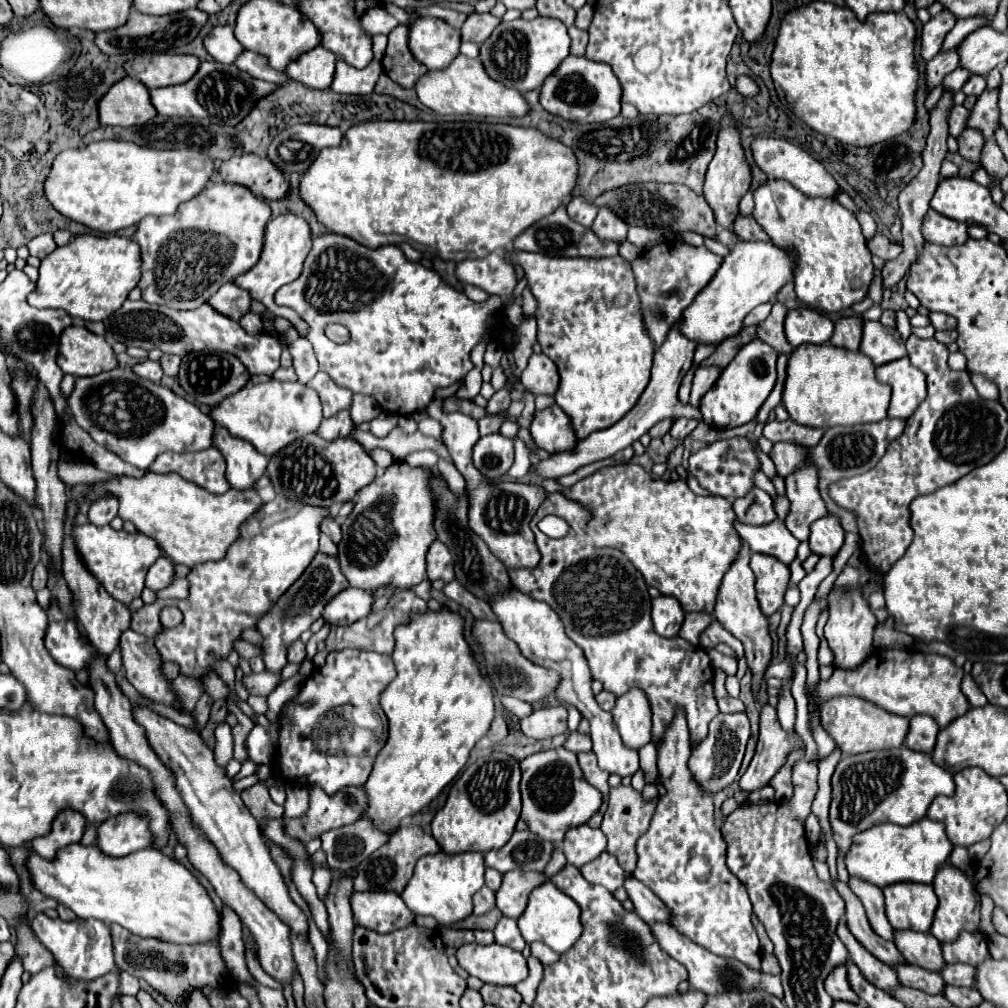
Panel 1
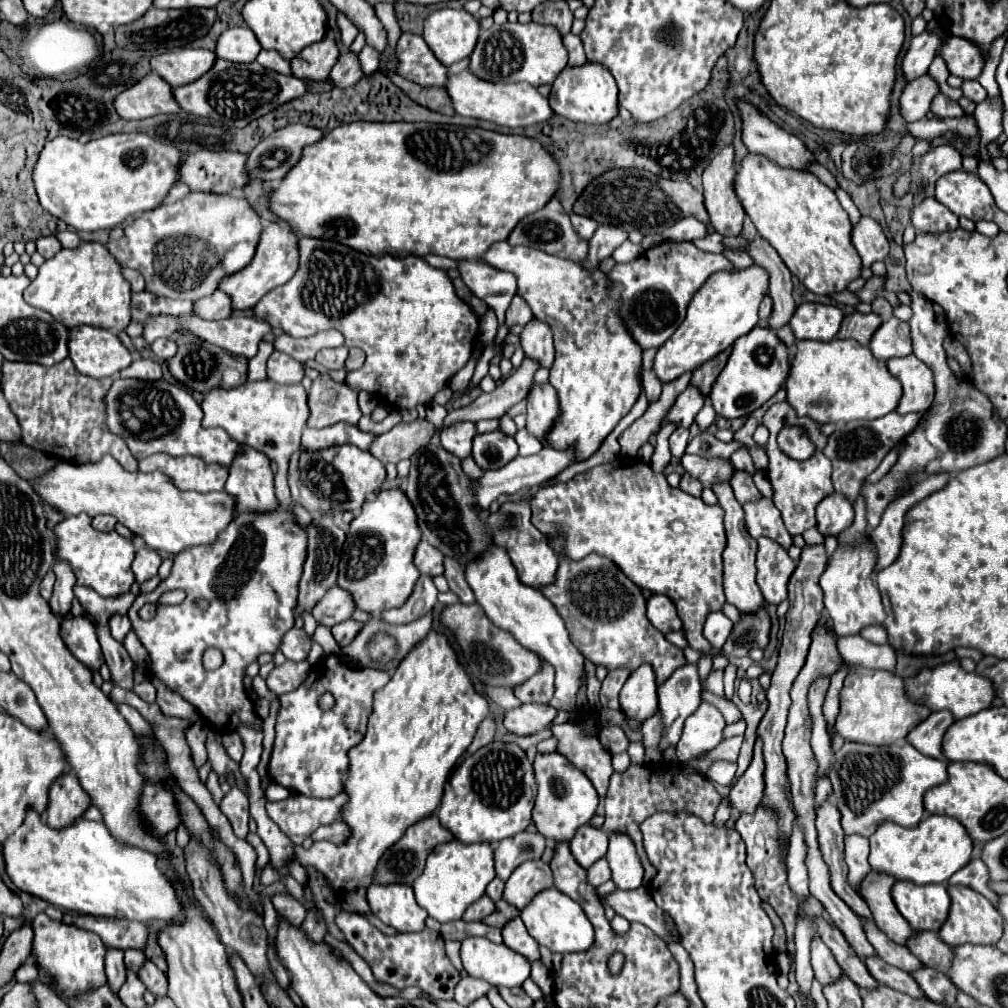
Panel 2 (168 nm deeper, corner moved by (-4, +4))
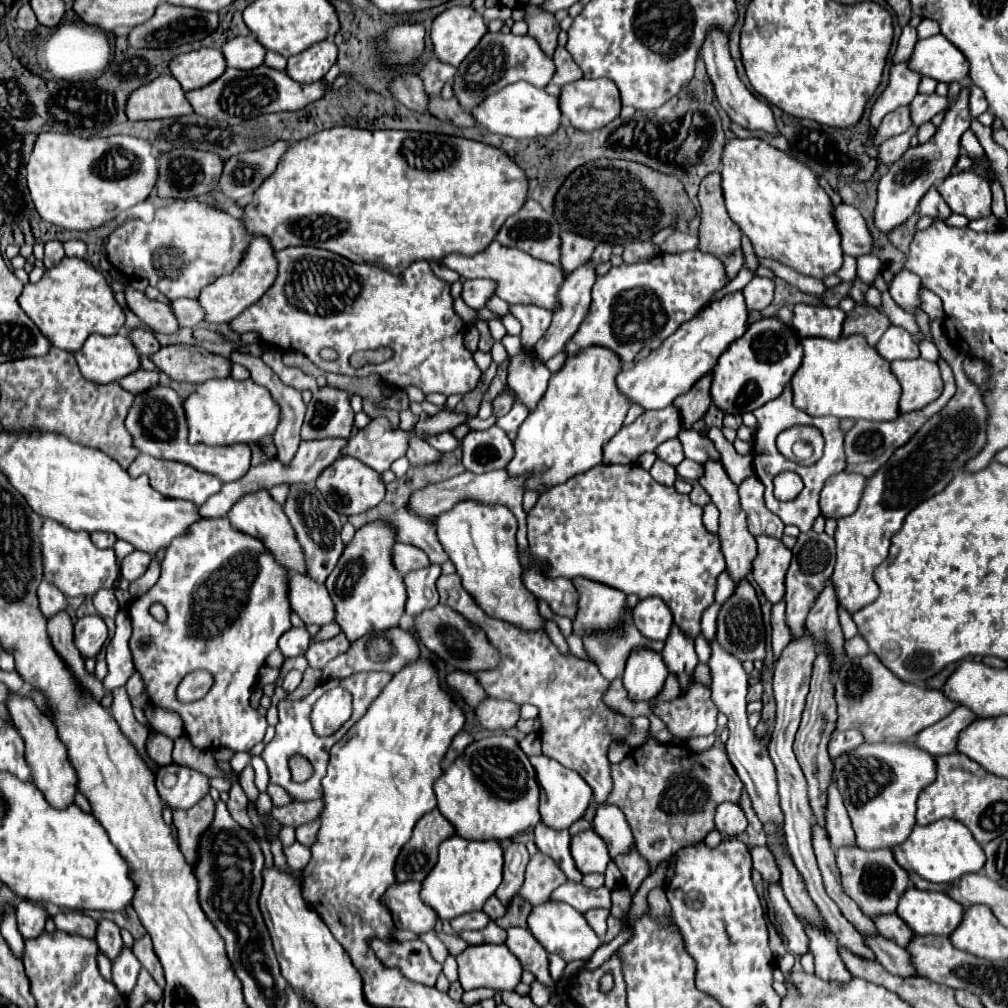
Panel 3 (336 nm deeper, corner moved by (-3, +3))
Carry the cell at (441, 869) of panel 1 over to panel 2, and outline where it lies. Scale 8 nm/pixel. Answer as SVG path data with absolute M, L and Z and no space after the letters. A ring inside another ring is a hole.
M450 841L444 845L438 845L426 859L426 867L422 875L412 883L416 901L422 909L440 923L456 921L462 917L462 913L478 901L484 895L486 885L496 877L494 861L492 861L492 847L488 843L474 843L466 845L460 841Z

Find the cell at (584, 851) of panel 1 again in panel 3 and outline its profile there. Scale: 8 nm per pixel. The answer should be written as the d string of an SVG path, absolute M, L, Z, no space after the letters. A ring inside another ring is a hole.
M585 830L571 838L571 856L581 874L605 874L605 868L611 862L605 840L599 838L595 830Z

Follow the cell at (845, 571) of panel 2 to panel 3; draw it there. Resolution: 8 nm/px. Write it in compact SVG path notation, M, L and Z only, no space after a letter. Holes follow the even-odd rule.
M929 320L929 330L939 354L953 368L957 392L939 414L931 416L919 428L919 434L915 434L911 442L895 450L891 458L867 480L867 488L857 512L839 518L837 522L837 562L831 580L835 582L835 590L839 590L839 606L847 608L851 614L877 598L879 588L873 580L873 570L887 558L891 536L899 532L905 516L919 502L941 492L955 478L955 474L961 472L965 464L975 458L987 444L989 410L983 402L983 390L975 386L961 368L965 354L947 340L943 332L943 320Z

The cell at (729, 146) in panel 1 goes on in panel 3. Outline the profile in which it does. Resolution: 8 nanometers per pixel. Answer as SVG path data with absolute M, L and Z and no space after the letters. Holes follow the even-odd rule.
M709 174L699 188L699 204L701 204L701 226L699 226L699 250L705 254L713 254L715 258L719 258L725 266L725 274L729 280L733 280L737 276L737 272L743 268L745 260L743 260L743 252L741 252L741 230L735 228L735 222L731 222L727 210L725 210L725 202L723 202L723 194L721 194L721 176Z

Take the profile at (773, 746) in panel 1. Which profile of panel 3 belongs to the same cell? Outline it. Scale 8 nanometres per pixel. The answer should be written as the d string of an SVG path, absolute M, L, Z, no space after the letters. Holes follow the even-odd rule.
M731 802L719 806L719 810L715 814L715 828L723 836L729 836L729 838L743 834L747 828L747 820L745 820L741 806L735 806Z

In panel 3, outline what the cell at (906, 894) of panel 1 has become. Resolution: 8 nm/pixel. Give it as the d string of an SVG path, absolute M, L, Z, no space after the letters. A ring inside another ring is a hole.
M907 888L899 900L897 914L915 934L951 936L963 920L963 906L943 892Z

